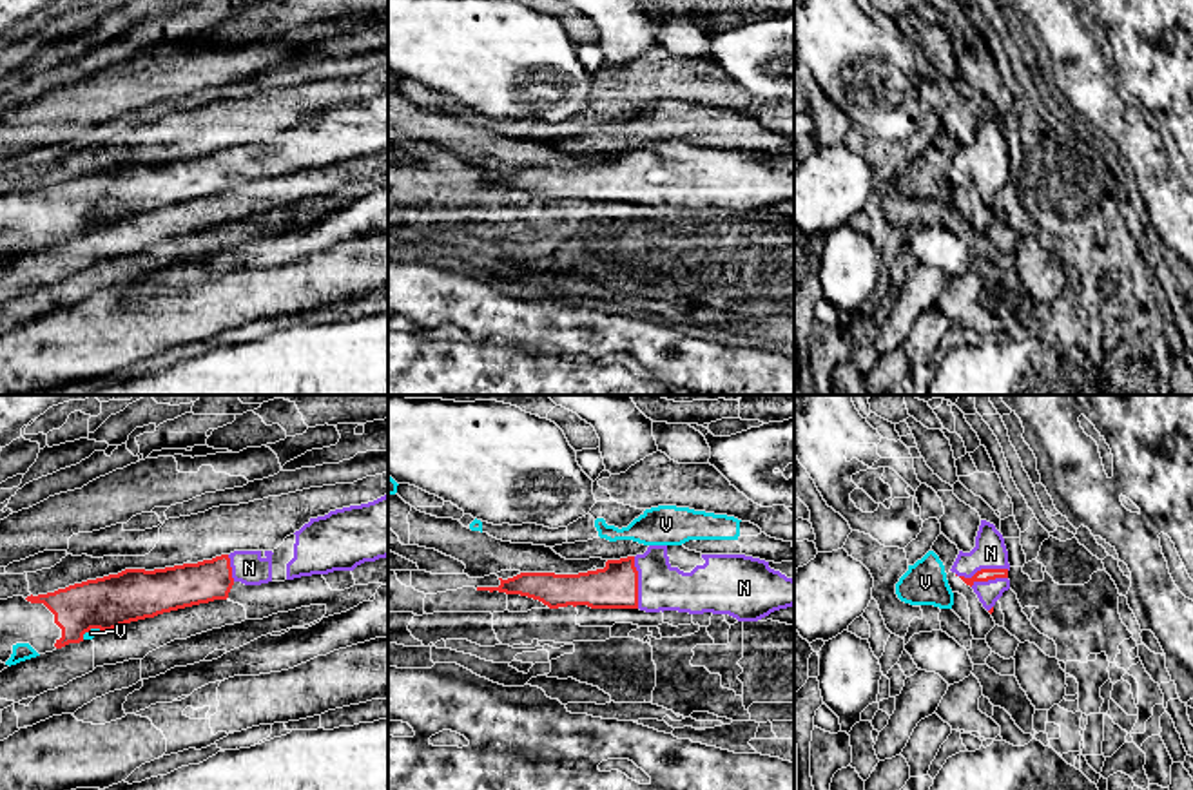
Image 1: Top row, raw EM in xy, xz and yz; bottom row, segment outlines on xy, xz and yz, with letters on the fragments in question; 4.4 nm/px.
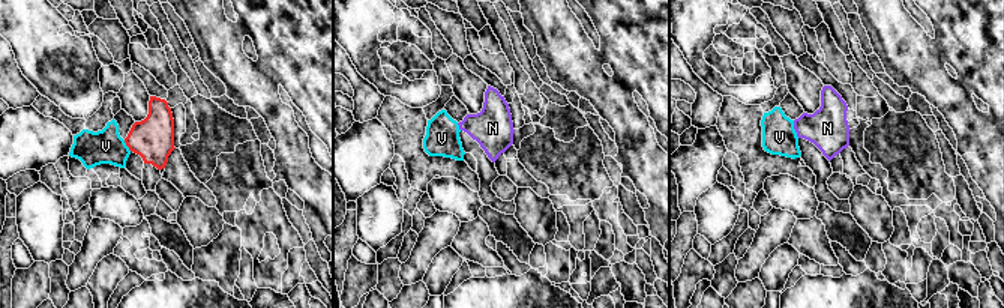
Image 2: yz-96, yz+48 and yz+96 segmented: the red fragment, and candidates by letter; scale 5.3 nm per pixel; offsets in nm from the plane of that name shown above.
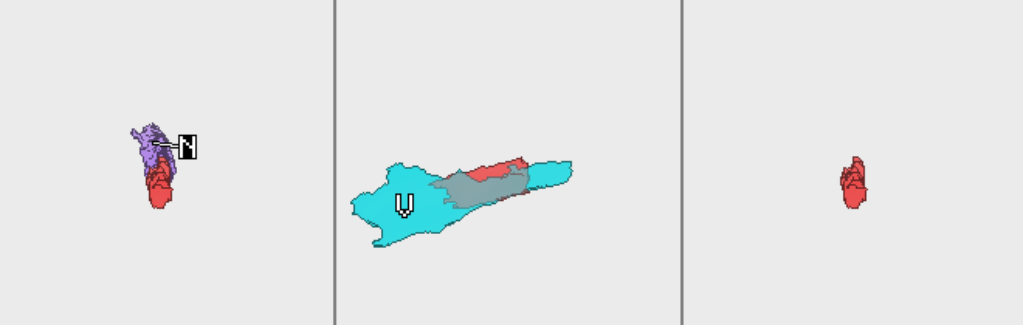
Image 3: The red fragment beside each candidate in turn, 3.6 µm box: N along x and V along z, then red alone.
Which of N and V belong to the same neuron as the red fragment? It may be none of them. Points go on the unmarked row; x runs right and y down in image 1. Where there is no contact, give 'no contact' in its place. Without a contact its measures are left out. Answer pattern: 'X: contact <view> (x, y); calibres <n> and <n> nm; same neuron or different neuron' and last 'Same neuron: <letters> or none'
N: contact xz (637, 176); calibres 200 and 200 nm; same neuron
V: contact xy (89, 223); calibres 220 and 40 nm; different neuron
Same neuron: N

